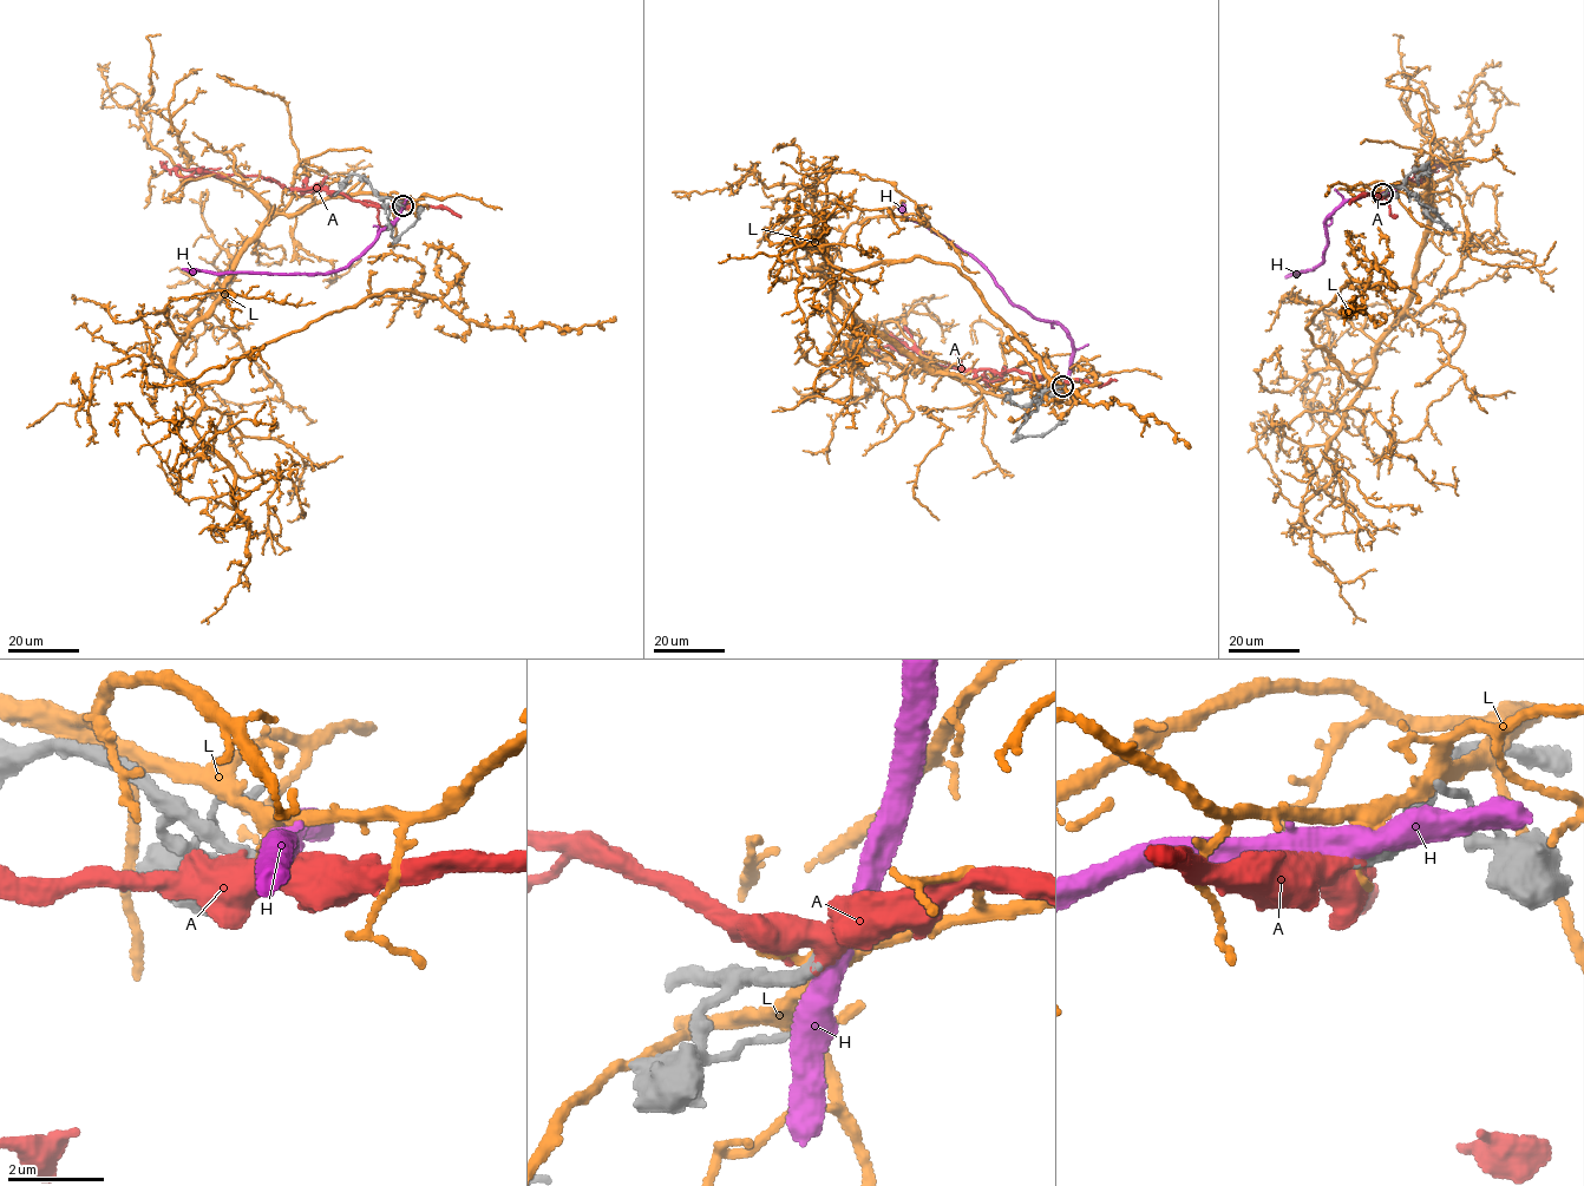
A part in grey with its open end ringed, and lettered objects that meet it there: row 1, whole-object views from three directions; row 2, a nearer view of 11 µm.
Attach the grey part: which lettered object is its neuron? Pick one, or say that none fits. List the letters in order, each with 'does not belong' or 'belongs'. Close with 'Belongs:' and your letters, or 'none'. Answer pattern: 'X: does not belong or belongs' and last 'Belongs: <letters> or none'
A: belongs
H: does not belong
L: does not belong
Belongs: A

